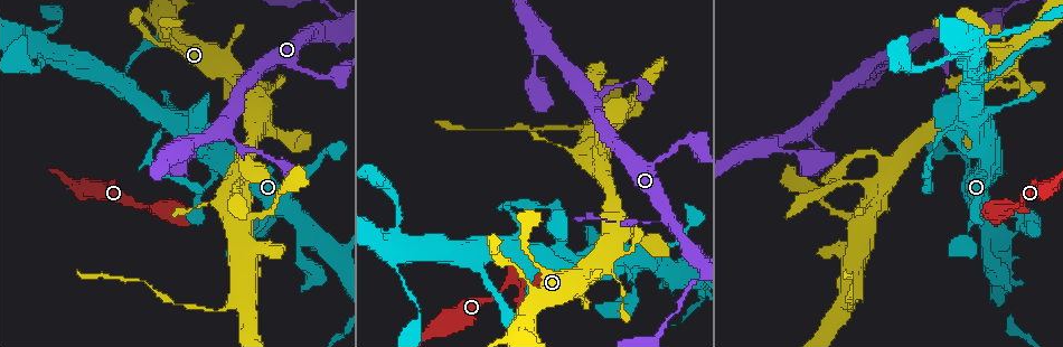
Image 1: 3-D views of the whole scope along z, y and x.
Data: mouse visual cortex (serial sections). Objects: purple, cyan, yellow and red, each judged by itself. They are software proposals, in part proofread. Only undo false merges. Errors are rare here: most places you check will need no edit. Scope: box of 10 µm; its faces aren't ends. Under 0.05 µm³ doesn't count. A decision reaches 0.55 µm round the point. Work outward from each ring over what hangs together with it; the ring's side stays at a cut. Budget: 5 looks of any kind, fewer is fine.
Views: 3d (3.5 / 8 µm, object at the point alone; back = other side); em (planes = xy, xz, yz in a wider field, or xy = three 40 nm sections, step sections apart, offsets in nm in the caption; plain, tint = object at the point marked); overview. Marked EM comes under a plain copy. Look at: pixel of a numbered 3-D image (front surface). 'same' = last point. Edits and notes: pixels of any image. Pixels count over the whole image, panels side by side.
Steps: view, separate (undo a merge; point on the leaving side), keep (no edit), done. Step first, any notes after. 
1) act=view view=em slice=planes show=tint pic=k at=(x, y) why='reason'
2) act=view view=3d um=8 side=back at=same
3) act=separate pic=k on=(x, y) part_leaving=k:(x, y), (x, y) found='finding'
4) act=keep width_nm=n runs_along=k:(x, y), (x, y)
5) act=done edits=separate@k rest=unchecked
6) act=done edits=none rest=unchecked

act=view view=3d um=3.5 side=back pic=1 at=(164, 120) why='sharp bend'

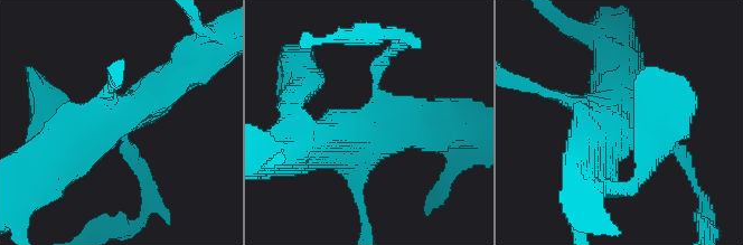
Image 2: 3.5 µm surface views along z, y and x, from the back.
act=view view=em slice=xy step=2 show=tint pic=2 at=(371, 114)

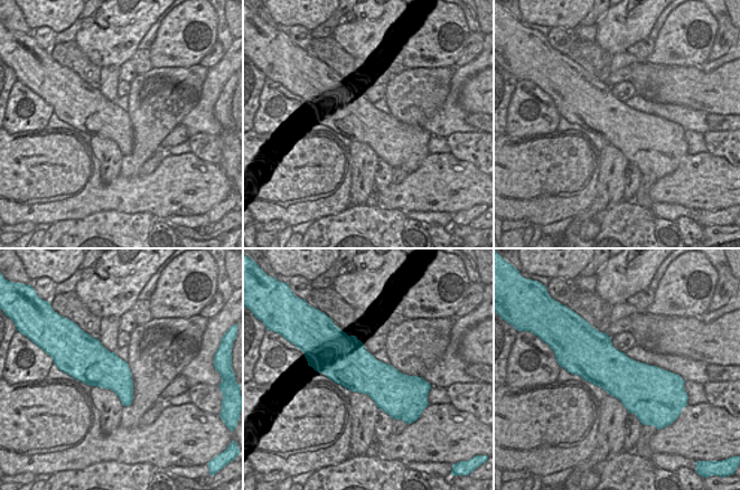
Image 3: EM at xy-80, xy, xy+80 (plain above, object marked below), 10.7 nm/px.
act=keep runs_along=2:(45, 157), (146, 102), (169, 82) found='all the same cell'

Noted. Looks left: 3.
act=view view=em slice=xy step=1 show=tint pic=1 at=(311, 33) why='a fork'

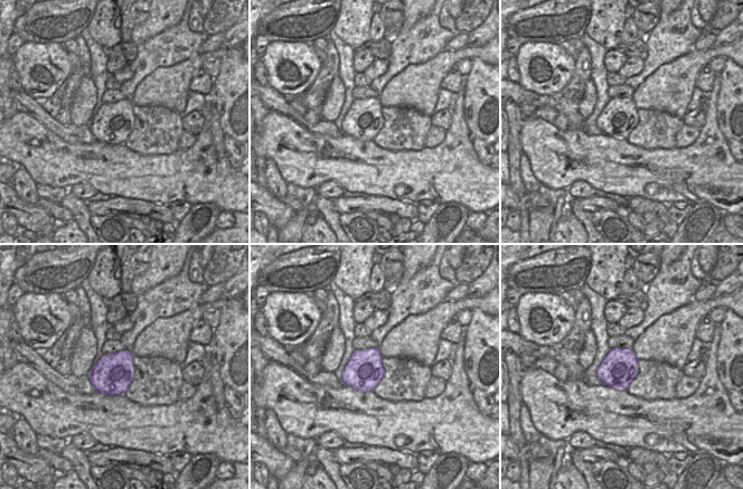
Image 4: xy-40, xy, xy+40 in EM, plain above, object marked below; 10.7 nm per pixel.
act=view view=3d um=3.5 at=same why='wider look'

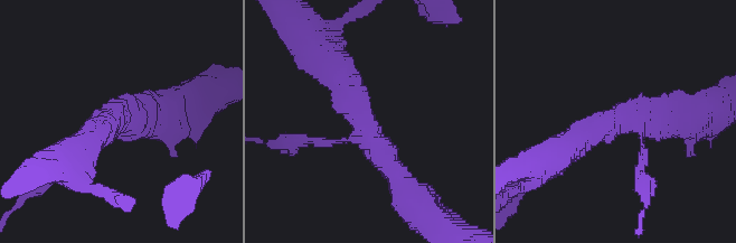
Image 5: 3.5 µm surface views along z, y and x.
act=separate pic=5 on=(313, 140) part_leaving=5:(348, 141), (275, 143) found='two cells meet here'

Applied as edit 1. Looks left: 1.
act=done edits=separate@5 rest=unchecked

